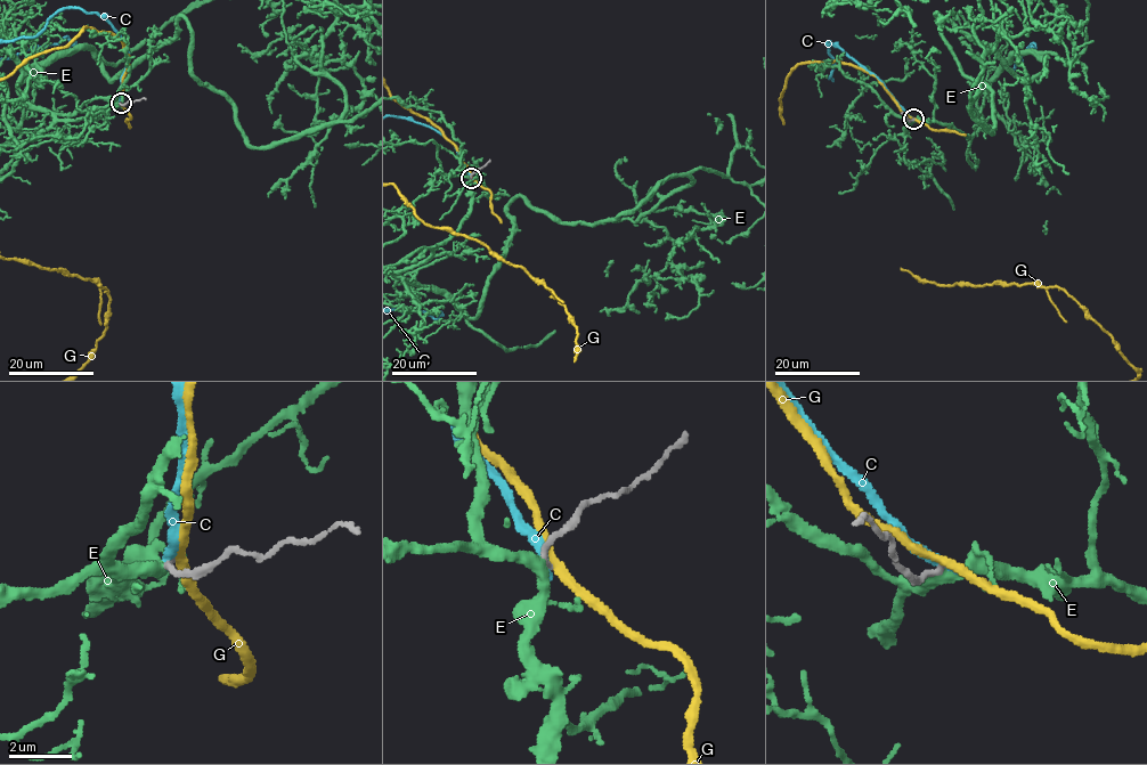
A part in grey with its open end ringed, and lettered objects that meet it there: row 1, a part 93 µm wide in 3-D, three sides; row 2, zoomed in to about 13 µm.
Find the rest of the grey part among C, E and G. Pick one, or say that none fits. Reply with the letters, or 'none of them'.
none of them

